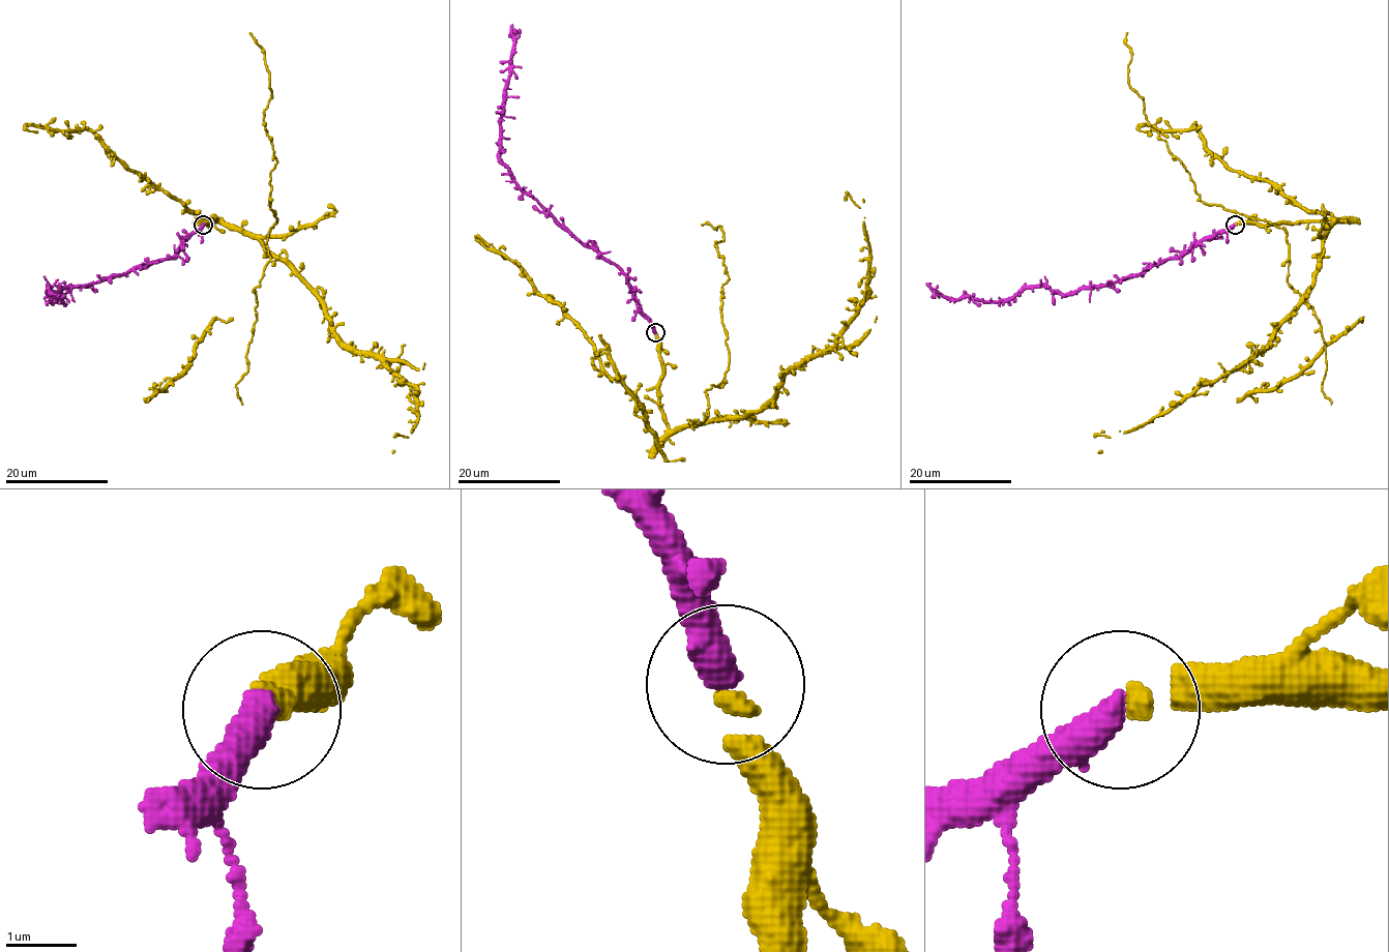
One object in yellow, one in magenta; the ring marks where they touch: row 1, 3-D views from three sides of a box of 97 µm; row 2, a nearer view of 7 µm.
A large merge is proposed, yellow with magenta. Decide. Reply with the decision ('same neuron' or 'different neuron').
same neuron

